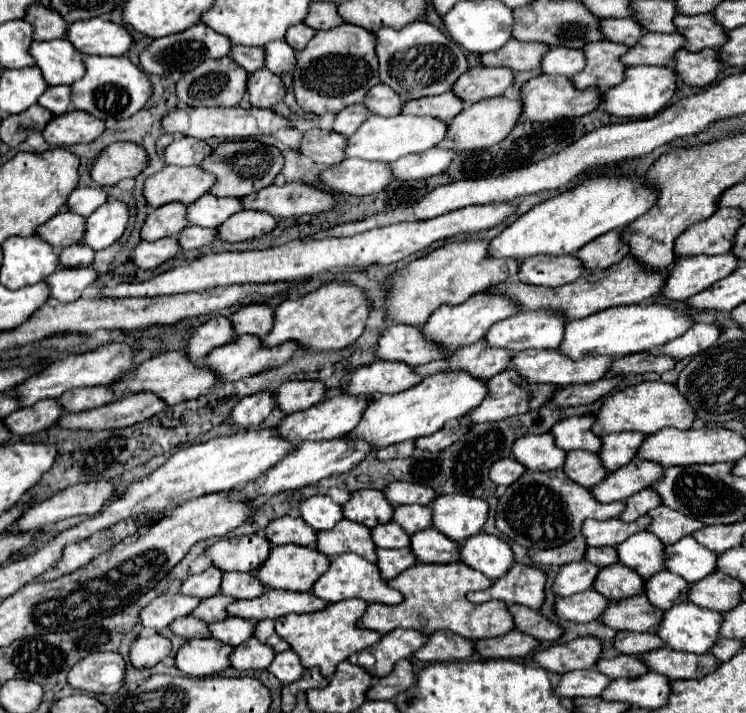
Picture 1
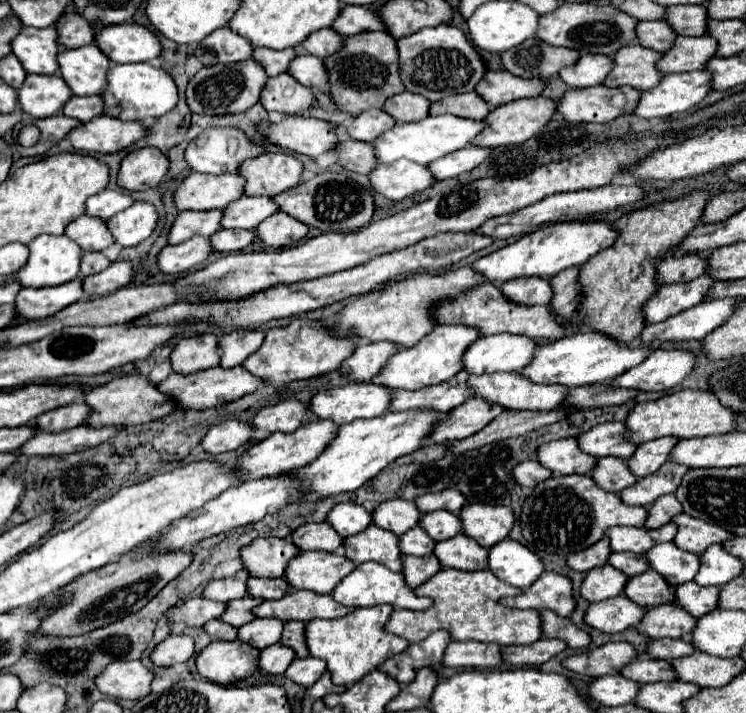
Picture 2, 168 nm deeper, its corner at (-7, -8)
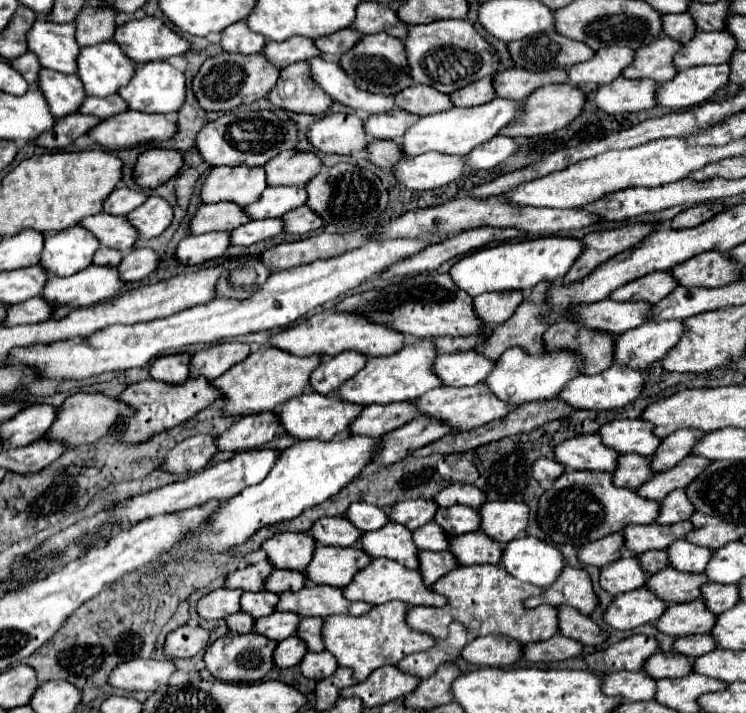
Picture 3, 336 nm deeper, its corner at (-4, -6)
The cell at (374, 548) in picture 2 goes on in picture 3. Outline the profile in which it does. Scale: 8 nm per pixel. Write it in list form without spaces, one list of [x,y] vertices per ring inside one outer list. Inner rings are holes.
[[[392,522],[376,532],[366,532],[362,538],[362,548],[372,558],[392,558],[408,568],[418,568],[418,548],[412,540],[412,530]]]

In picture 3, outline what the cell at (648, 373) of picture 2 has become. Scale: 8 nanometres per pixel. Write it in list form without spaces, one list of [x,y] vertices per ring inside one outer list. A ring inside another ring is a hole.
[[[612,364],[608,370],[596,374],[596,376],[576,376],[572,378],[558,394],[558,400],[562,400],[564,404],[572,406],[574,410],[614,410],[620,406],[626,406],[628,402],[636,400],[642,392],[644,386],[644,372],[632,370],[628,366],[616,366]]]

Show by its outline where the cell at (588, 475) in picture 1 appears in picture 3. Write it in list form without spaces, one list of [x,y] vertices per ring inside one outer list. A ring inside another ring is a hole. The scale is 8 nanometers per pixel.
[[[622,454],[618,458],[618,468],[614,472],[616,486],[624,488],[640,488],[644,482],[648,482],[654,476],[654,470],[650,468],[650,456],[642,454]]]

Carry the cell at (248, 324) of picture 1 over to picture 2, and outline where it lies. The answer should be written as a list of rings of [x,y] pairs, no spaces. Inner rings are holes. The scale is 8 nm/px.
[[[231,330],[219,338],[221,366],[231,368],[241,364],[251,352],[257,352],[263,344],[265,332],[261,330]]]

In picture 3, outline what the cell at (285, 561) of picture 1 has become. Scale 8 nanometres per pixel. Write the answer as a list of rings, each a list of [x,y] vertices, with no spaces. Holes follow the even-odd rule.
[[[316,546],[316,554],[306,570],[306,576],[314,584],[330,584],[330,586],[348,586],[356,572],[366,568],[372,558],[360,548],[336,548],[336,546]],[[330,580],[340,580],[338,584]]]

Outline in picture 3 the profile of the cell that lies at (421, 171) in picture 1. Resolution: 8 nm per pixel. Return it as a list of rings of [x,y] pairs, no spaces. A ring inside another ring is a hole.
[[[496,136],[492,138],[492,142],[484,142],[484,146],[480,146],[480,150],[472,150],[472,154],[466,154],[464,158],[468,158],[468,166],[470,168],[494,168],[498,164],[502,164],[508,156],[512,156],[518,150],[518,142],[514,138],[508,136]]]

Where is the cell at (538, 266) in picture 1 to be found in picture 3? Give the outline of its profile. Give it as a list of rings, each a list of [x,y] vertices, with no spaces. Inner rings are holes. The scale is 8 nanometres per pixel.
[[[480,294],[474,298],[474,312],[484,326],[502,324],[514,314],[522,300],[524,294]]]

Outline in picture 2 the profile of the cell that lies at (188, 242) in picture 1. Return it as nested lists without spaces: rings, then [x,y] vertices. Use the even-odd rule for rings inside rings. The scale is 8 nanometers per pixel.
[[[219,230],[211,236],[213,252],[239,252],[253,244],[255,232],[253,230]]]

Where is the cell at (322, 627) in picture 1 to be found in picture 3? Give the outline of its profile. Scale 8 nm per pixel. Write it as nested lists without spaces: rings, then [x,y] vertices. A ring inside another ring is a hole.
[[[386,602],[380,606],[374,606],[374,610],[358,618],[356,616],[326,618],[324,628],[322,628],[326,650],[336,656],[338,666],[352,668],[354,678],[358,682],[366,680],[376,668],[384,664],[398,664],[408,654],[430,650],[436,644],[436,640],[428,634],[412,630],[406,624],[408,608],[410,606],[406,602]]]

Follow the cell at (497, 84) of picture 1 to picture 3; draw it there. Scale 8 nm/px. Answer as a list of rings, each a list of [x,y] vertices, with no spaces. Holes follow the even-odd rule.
[[[508,68],[494,76],[496,96],[510,98],[516,102],[526,100],[534,90],[538,90],[544,84],[560,84],[560,82],[568,82],[568,72],[564,68],[552,68],[542,72]]]

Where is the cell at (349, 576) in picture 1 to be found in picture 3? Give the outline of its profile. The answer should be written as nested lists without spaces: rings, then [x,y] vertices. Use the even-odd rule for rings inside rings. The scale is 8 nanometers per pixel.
[[[374,558],[370,566],[360,570],[356,578],[344,588],[344,596],[352,600],[362,600],[370,604],[384,604],[390,600],[402,600],[410,606],[444,606],[448,600],[440,594],[436,594],[432,588],[428,588],[420,576],[418,570],[410,570],[406,566],[400,566],[400,562],[390,558]]]

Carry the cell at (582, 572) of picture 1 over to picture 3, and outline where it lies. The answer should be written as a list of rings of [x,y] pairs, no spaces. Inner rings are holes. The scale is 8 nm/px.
[[[634,554],[604,566],[600,574],[600,586],[614,596],[646,586],[646,580],[648,574],[644,572],[640,560]]]

